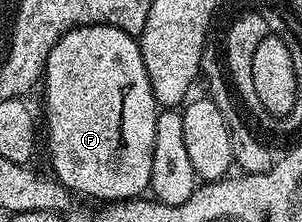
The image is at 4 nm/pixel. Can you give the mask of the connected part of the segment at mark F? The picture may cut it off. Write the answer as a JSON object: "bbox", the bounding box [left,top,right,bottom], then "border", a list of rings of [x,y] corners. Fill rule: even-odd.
{"bbox":[45,25,160,203],"border":[[[80,25],[78,29],[69,30],[63,38],[53,47],[53,51],[47,56],[47,68],[45,70],[45,85],[47,81],[47,149],[51,152],[51,169],[57,180],[72,194],[84,193],[87,197],[96,197],[99,203],[113,201],[129,201],[138,198],[148,192],[151,184],[151,172],[153,171],[153,135],[157,131],[157,115],[160,110],[149,77],[145,71],[145,63],[141,59],[141,51],[136,38],[130,37],[125,31],[121,31],[112,25]]]}

